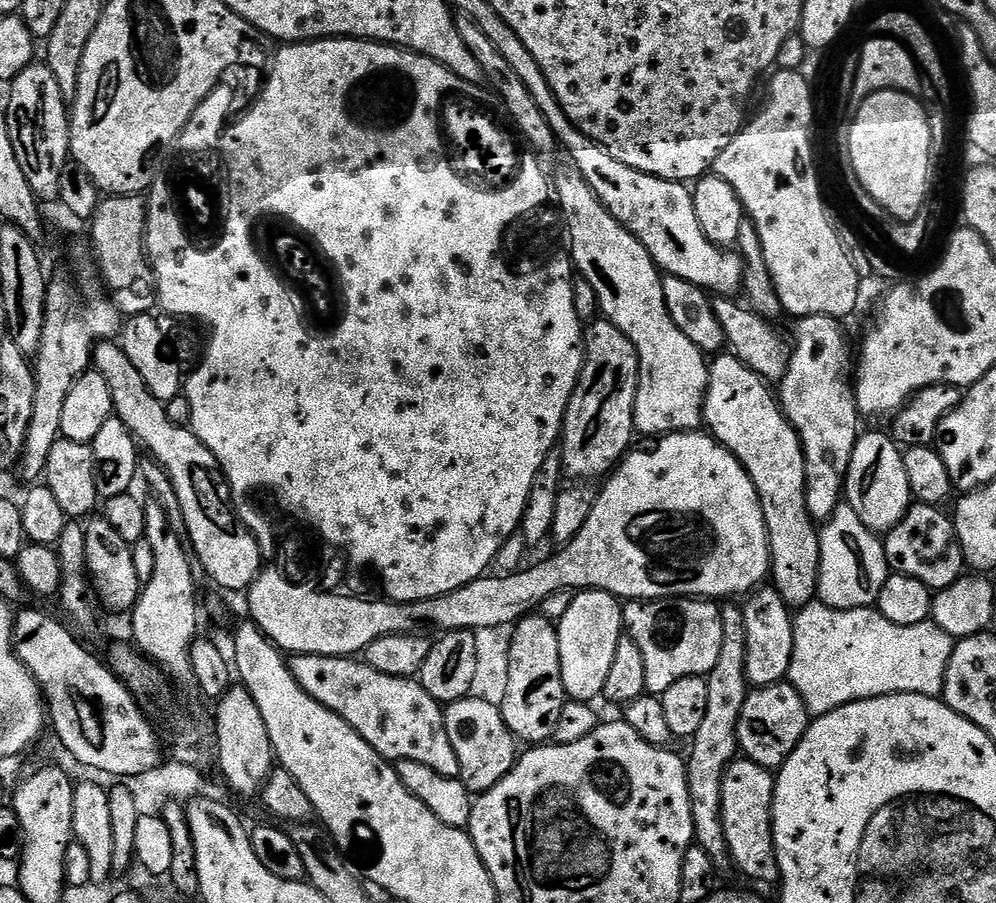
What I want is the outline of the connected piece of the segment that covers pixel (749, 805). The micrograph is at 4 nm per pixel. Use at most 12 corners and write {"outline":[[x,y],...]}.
{"outline":[[747,758],[724,769],[720,821],[744,876],[775,885],[773,773]]}

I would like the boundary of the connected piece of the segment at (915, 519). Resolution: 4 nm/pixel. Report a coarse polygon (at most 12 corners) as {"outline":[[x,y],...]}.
{"outline":[[913,503],[883,537],[897,576],[930,590],[966,565],[951,515]]}

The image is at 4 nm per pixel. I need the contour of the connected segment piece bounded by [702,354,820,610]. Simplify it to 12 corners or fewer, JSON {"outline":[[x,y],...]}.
{"outline":[[733,354],[707,365],[703,423],[754,482],[789,609],[818,592],[804,450]]}

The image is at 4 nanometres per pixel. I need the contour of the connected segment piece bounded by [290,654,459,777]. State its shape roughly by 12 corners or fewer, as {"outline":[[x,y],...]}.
{"outline":[[293,655],[292,677],[389,762],[458,777],[415,679]]}

